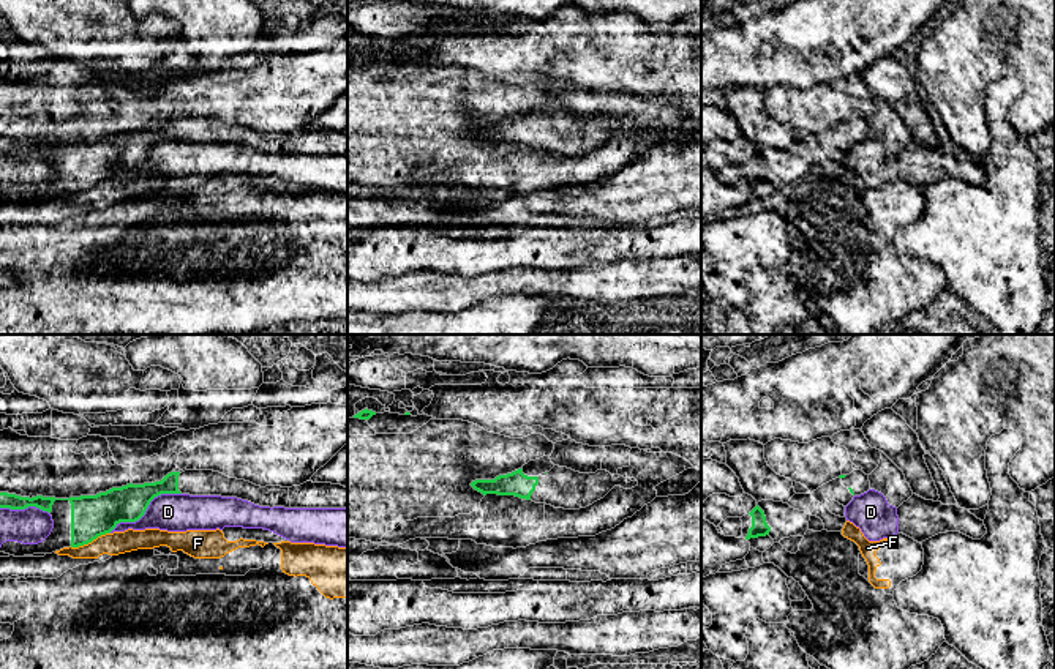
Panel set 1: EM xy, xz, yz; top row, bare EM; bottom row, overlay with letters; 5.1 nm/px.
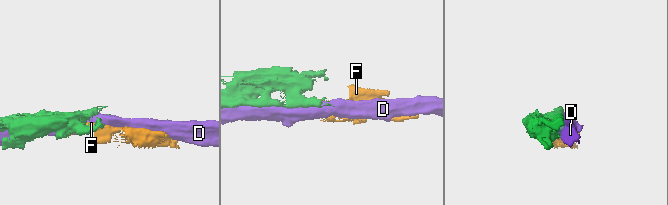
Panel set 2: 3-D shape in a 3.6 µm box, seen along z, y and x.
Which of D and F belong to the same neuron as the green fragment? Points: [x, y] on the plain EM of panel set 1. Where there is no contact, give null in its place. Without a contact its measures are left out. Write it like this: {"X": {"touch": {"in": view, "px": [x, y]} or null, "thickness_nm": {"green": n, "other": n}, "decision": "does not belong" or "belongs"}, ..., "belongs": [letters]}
{"D": {"touch": {"in": "xy", "px": [146, 156]}, "thickness_nm": {"green": 200, "other": 190}, "decision": "does not belong"}, "F": {"touch": {"in": "xy", "px": [89, 188]}, "thickness_nm": {"green": 220, "other": 120}, "decision": "does not belong"}, "belongs": []}

